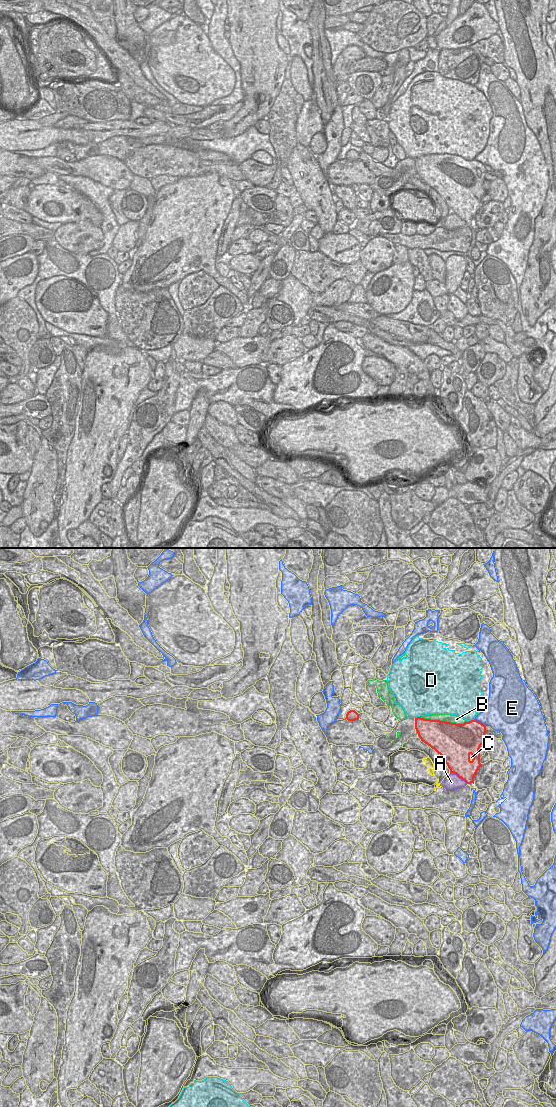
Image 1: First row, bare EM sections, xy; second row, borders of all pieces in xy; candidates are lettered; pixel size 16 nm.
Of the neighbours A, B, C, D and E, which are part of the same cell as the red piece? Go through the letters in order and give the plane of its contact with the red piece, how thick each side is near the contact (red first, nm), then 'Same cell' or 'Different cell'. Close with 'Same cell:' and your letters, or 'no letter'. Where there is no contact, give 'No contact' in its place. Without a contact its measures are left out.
A: Touches red in xy. Thickness 360 nm (red) against 260 nm. Different cell
B: Touches red in xy. Thickness 480 nm (red) against 130 nm. Different cell
C: Touches red in xy. Thickness 480 nm (red) against 60 nm. Same cell
D: Touches red in xy. Thickness 340 nm (red) against 460 nm. Different cell
E: Touches red in xy. Thickness 420 nm (red) against 380 nm. Different cell
Same cell: C

